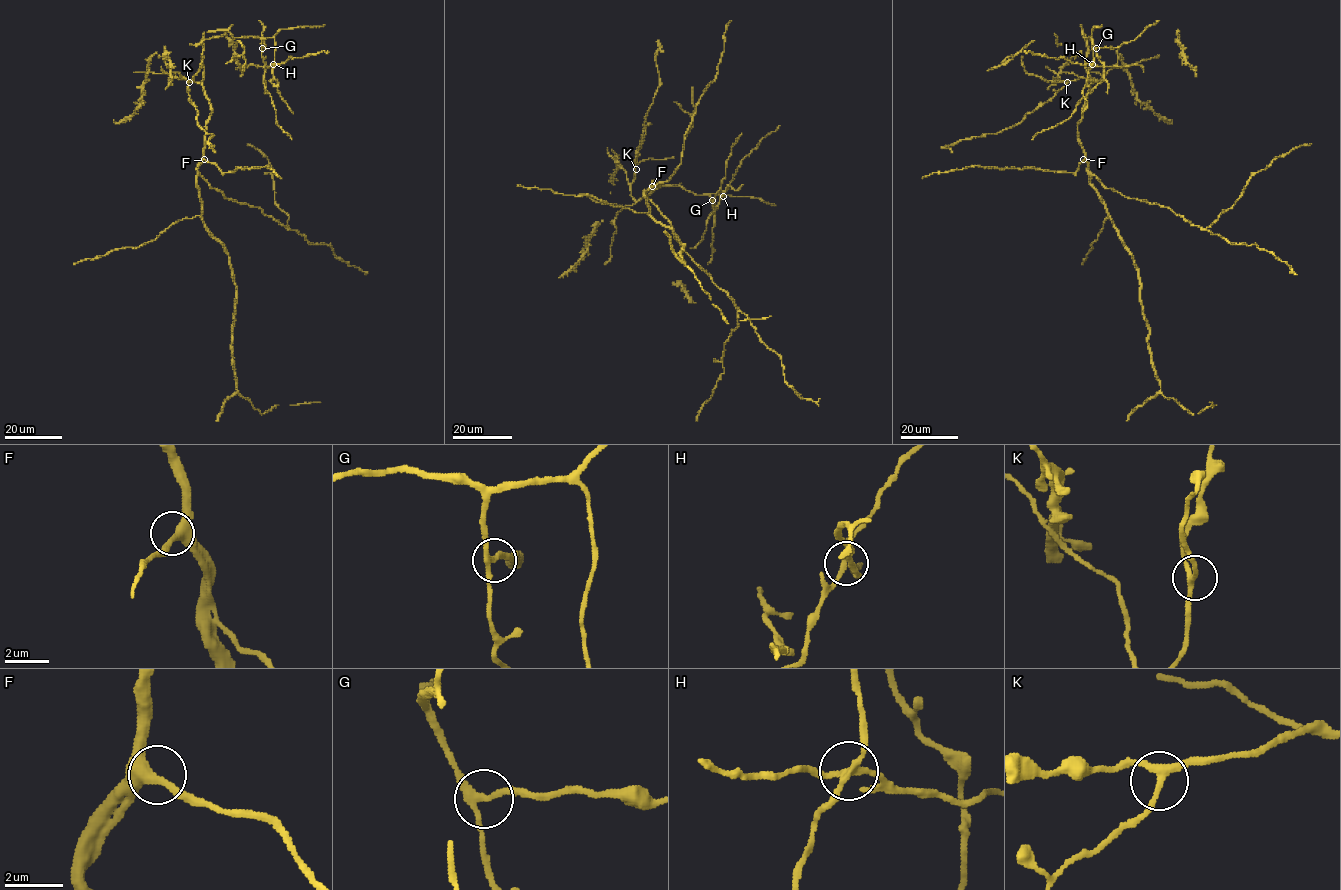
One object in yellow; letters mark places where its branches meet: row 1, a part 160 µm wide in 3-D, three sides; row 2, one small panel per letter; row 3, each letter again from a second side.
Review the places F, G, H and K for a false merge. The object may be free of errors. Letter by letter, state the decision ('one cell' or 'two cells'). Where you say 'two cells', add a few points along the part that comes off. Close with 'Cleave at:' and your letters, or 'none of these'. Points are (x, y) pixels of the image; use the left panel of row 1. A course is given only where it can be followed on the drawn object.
F: one cell
G: one cell
H: two cells | (273, 64), (283, 63), (290, 57), (328, 52)
K: one cell
Cleave at: H

